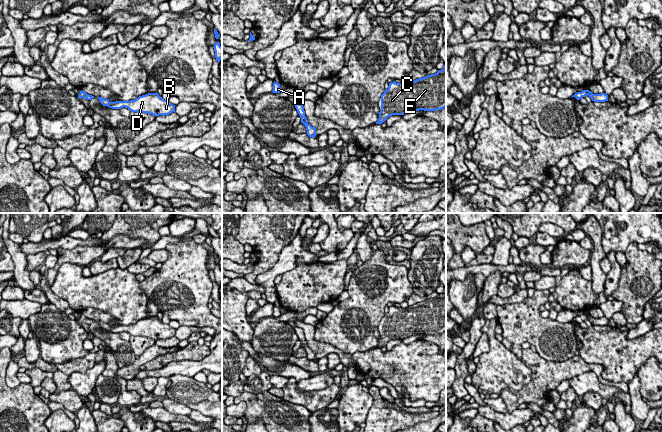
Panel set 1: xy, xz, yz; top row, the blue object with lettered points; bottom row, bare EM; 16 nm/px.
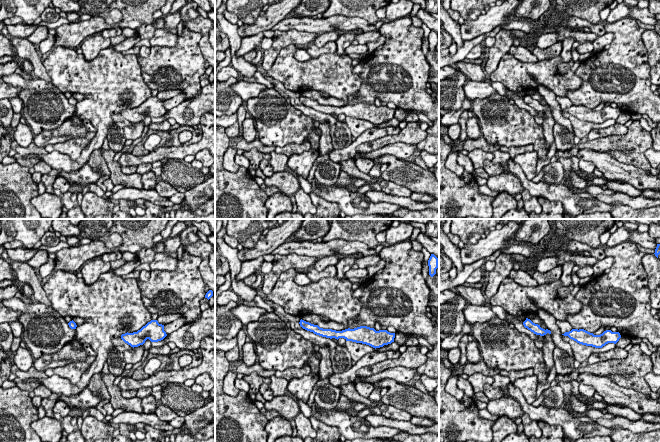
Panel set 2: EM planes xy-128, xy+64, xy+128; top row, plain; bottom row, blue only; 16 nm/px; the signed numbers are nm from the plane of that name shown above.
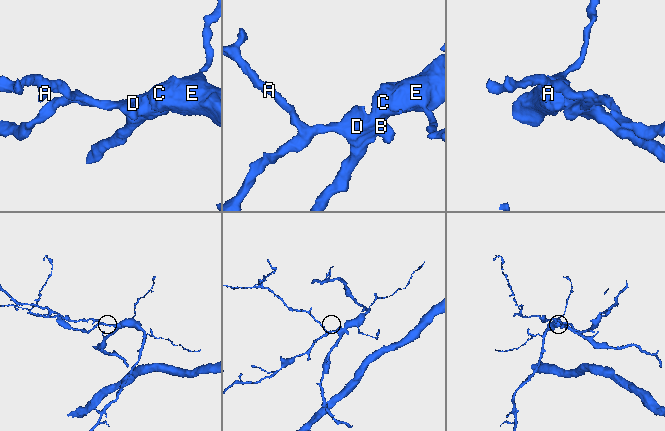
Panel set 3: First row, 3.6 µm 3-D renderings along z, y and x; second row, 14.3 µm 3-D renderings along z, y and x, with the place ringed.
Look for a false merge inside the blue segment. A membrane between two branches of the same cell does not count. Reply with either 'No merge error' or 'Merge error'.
No merge error

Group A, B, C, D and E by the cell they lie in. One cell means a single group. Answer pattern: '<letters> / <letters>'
A B C D E

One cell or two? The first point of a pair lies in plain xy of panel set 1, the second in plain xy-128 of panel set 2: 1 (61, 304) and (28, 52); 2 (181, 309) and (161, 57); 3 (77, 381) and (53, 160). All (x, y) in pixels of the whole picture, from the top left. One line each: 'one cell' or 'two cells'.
1: one cell
2: one cell
3: one cell

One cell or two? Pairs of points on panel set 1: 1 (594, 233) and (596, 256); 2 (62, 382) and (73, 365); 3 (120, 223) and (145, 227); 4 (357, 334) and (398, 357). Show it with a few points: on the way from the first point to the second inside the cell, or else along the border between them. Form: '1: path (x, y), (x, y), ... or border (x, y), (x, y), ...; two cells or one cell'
1: path (597, 239), (597, 250); one cell
2: border (58, 369), (68, 375); two cells
3: path (126, 223), (139, 223); one cell
4: border (375, 346), (368, 350), (353, 353); two cells

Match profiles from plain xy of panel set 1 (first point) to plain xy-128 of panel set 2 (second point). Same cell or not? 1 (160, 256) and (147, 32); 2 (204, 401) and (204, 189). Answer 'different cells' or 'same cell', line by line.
1: different cells
2: different cells

